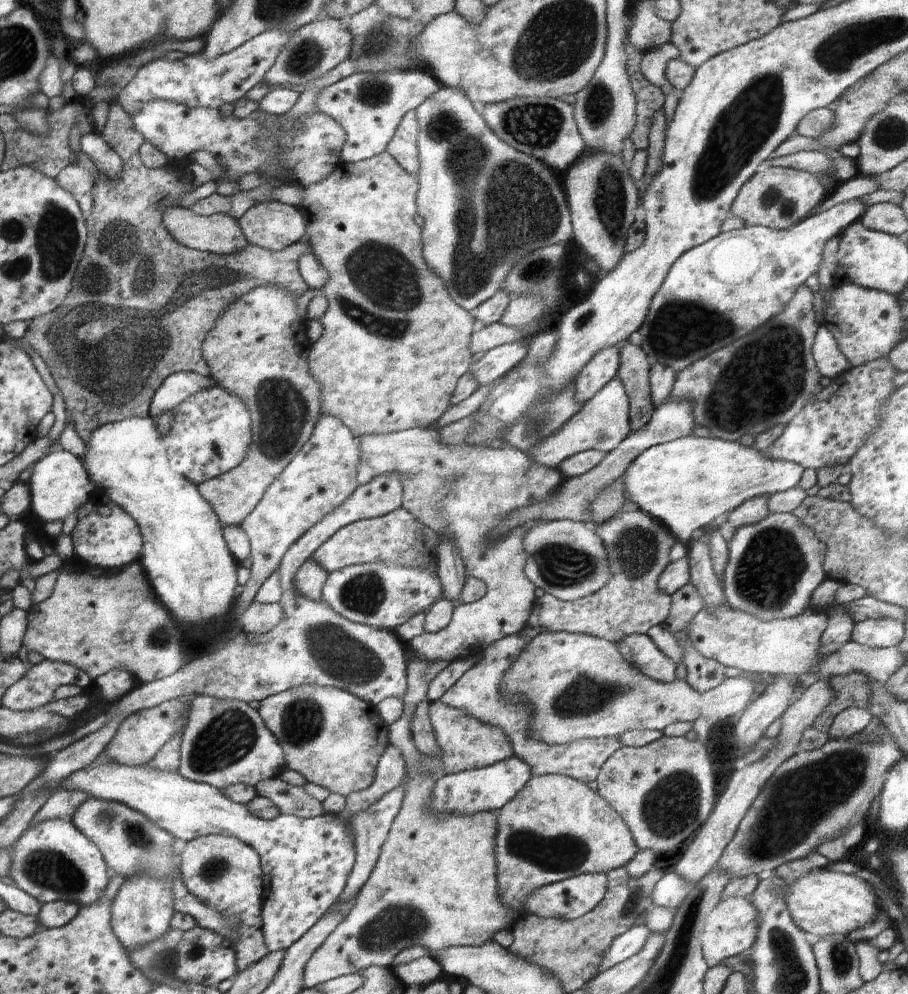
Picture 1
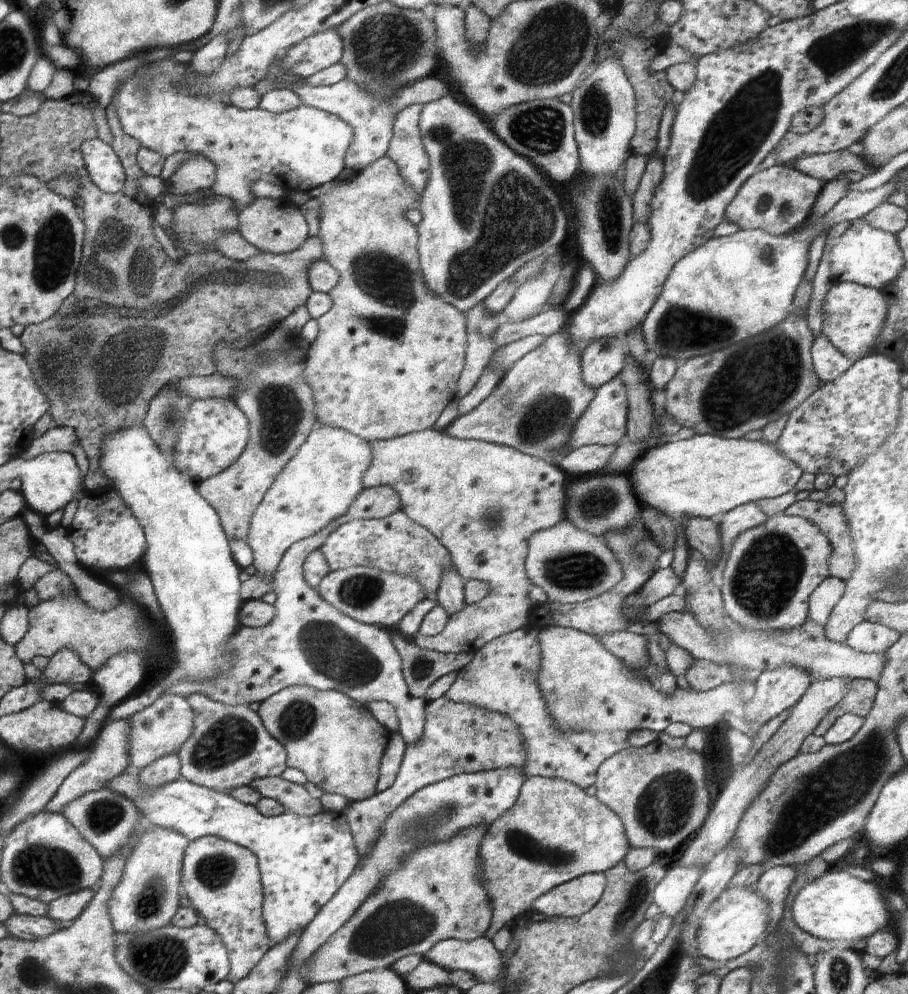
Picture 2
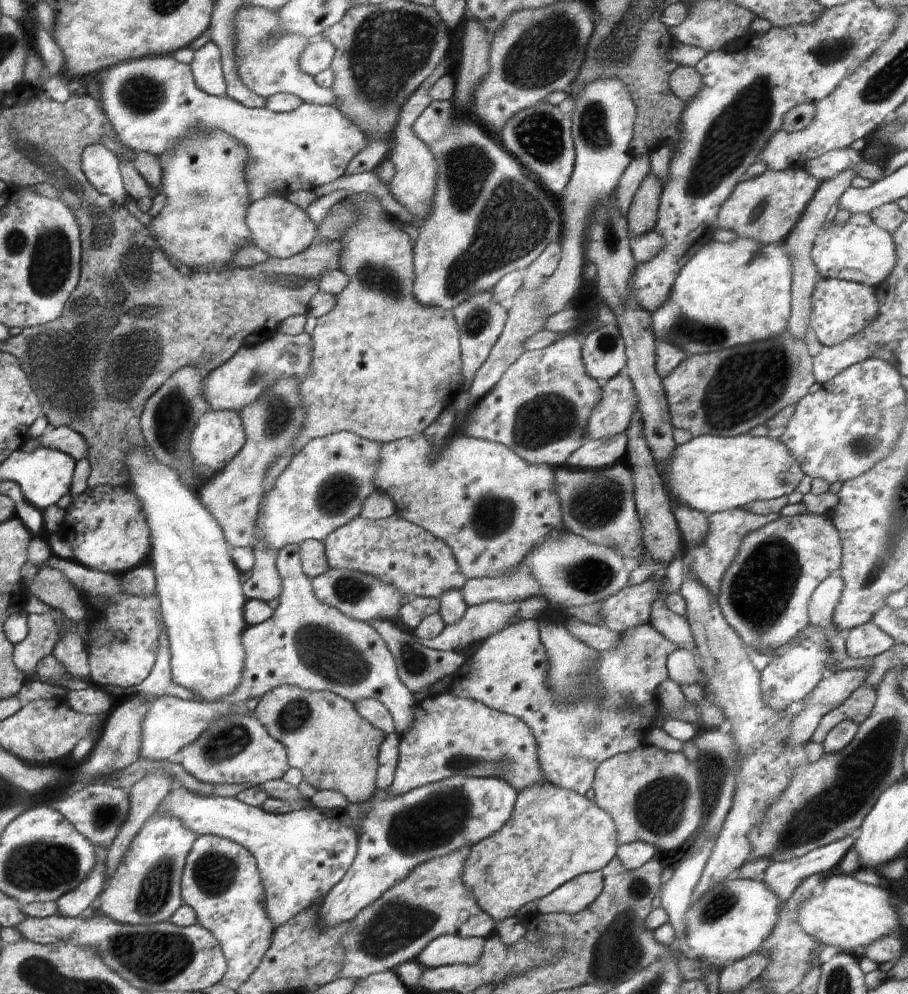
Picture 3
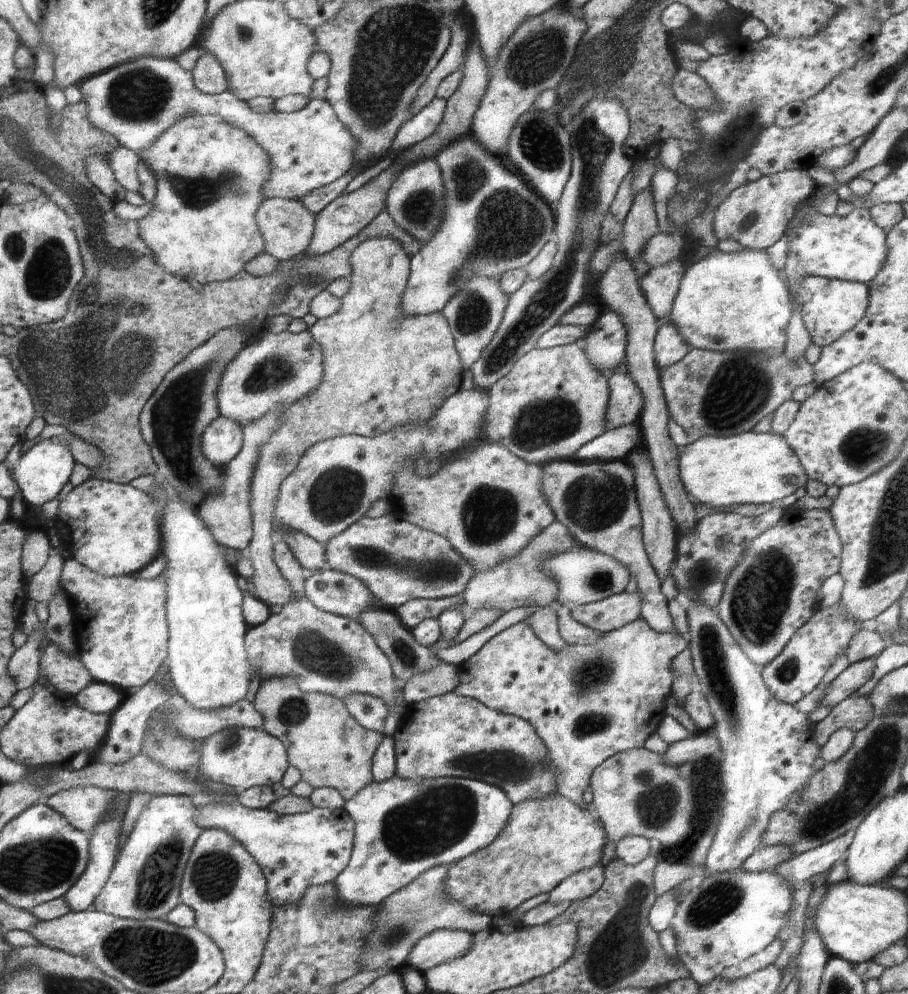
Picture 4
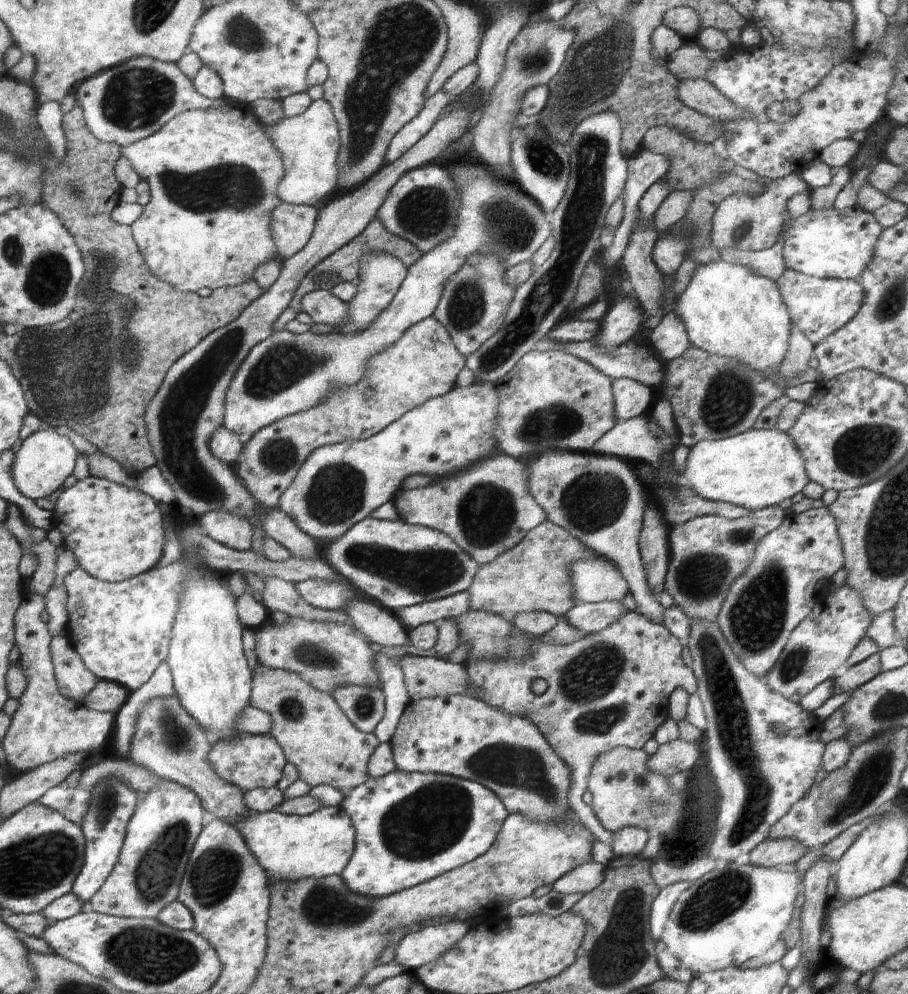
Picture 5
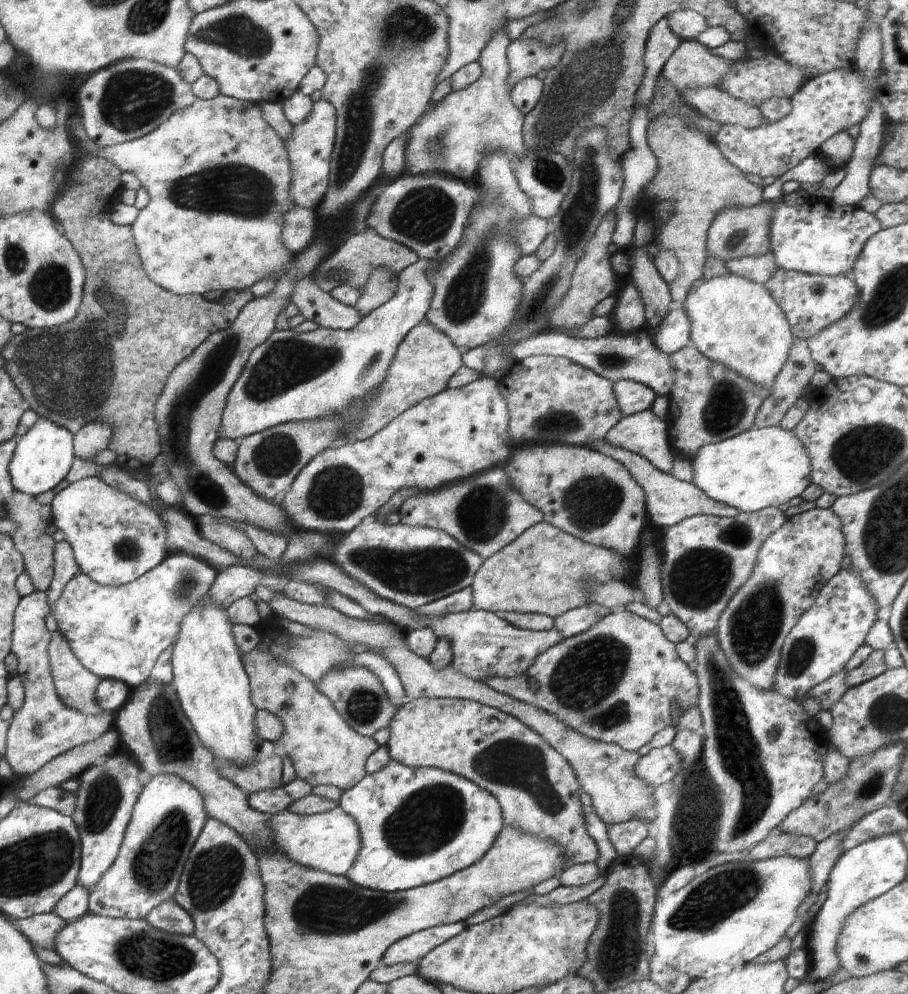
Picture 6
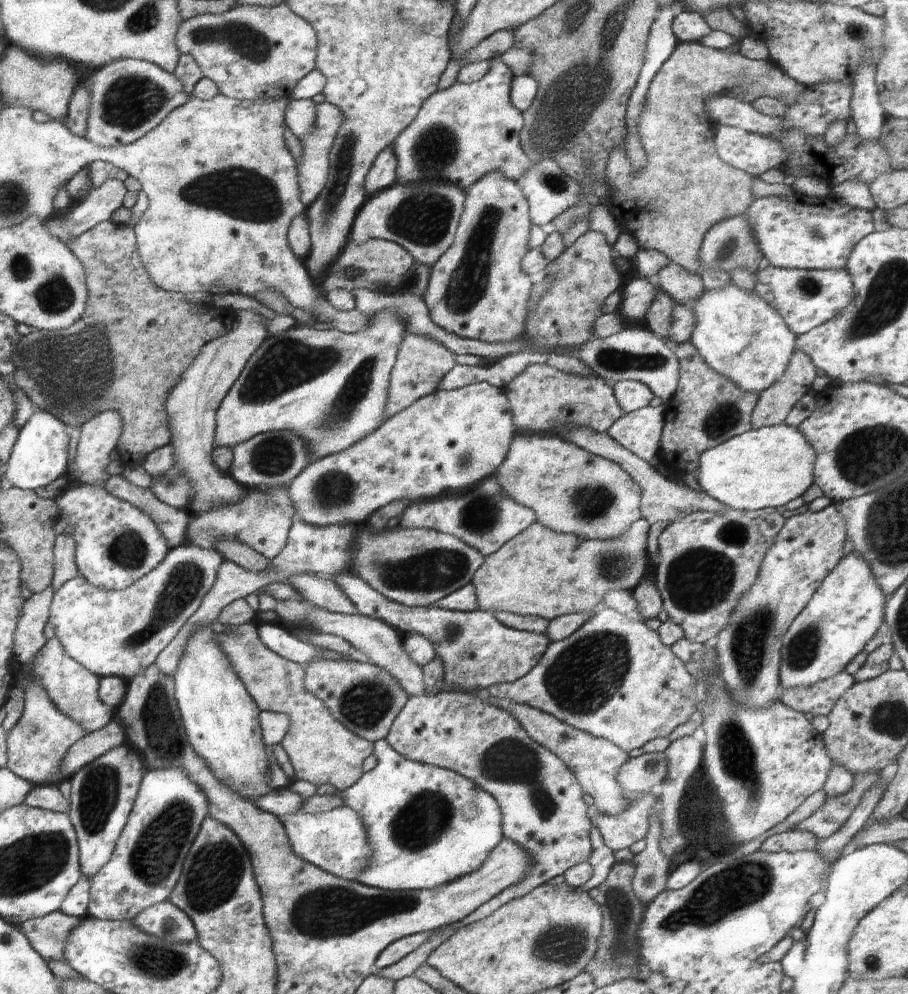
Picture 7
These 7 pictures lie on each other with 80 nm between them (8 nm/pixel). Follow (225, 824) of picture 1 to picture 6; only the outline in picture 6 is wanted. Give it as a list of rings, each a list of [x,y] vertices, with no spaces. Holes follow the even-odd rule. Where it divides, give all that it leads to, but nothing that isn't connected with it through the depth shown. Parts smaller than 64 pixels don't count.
[[[339,804],[329,811],[313,815],[301,815],[288,810],[282,811],[269,816],[269,825],[275,834],[277,851],[284,851],[285,855],[288,855],[293,861],[311,869],[345,876],[360,852],[361,836],[357,822]]]

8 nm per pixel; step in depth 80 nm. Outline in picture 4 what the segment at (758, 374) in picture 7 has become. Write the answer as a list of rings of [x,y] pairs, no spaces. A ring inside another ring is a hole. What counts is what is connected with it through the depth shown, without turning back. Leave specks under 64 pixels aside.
[[[715,248],[700,262],[687,265],[673,307],[664,321],[668,320],[678,329],[690,348],[716,352],[748,350],[759,356],[771,357],[785,350],[786,331],[792,311],[789,286],[781,270],[773,268],[763,251],[742,248],[741,252],[723,253]]]

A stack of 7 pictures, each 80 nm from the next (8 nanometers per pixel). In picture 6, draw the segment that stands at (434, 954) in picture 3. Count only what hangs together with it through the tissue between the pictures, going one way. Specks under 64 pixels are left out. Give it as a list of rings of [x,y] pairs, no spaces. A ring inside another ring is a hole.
[[[460,921],[458,923],[424,929],[401,938],[384,953],[382,965],[388,966],[407,962],[416,965],[430,950],[436,948],[445,940],[456,936],[464,927],[465,924],[463,921]]]

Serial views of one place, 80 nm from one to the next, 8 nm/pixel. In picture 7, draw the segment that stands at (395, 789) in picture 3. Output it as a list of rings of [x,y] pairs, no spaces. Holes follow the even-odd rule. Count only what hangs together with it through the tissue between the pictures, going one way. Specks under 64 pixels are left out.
[[[442,690],[435,695],[410,696],[394,719],[386,738],[398,754],[413,760],[457,772],[469,778],[476,786],[489,792],[498,802],[503,836],[522,847],[532,858],[531,869],[519,883],[508,886],[484,904],[476,907],[460,922],[467,925],[486,918],[498,907],[527,895],[534,888],[547,883],[550,878],[564,874],[569,868],[588,861],[592,852],[589,832],[592,821],[588,817],[588,805],[582,799],[584,792],[574,773],[553,752],[540,746],[516,717],[505,708],[477,697],[468,691]]]

